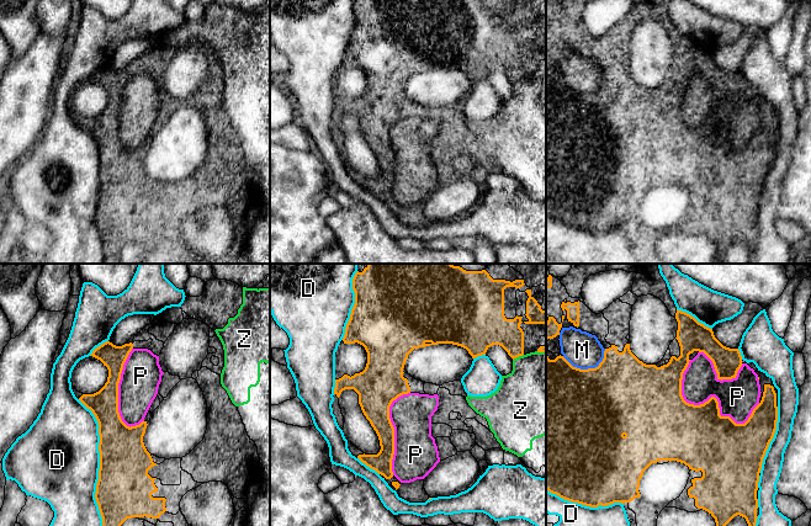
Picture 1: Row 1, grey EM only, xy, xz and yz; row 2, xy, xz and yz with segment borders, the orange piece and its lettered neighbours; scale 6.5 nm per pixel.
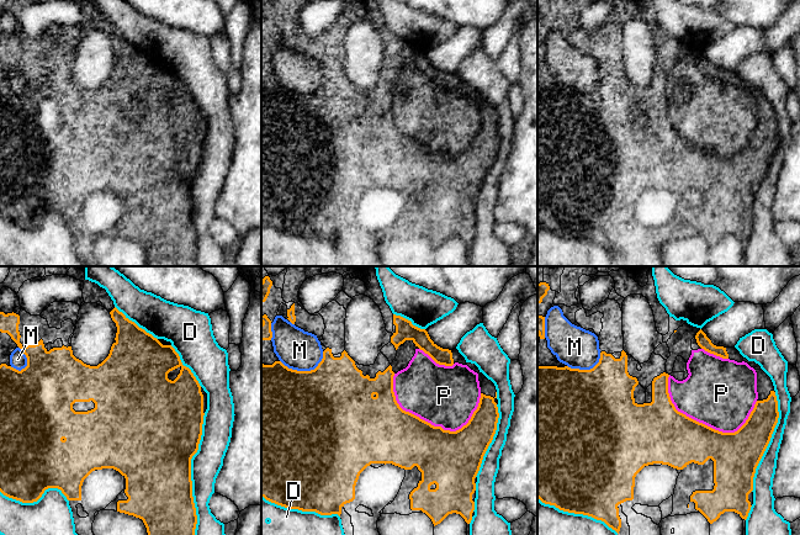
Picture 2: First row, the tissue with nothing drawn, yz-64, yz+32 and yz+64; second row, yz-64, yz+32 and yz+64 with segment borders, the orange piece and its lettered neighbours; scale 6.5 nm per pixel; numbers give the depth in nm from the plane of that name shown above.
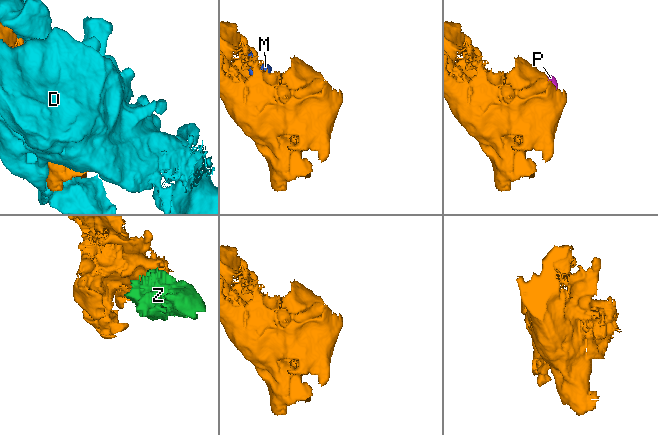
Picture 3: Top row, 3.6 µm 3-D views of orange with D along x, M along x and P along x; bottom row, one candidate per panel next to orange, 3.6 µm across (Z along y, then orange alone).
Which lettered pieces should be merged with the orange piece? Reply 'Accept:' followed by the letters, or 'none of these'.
Accept: none of these

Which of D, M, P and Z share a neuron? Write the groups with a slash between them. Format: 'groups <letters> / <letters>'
groups D / M P Z

